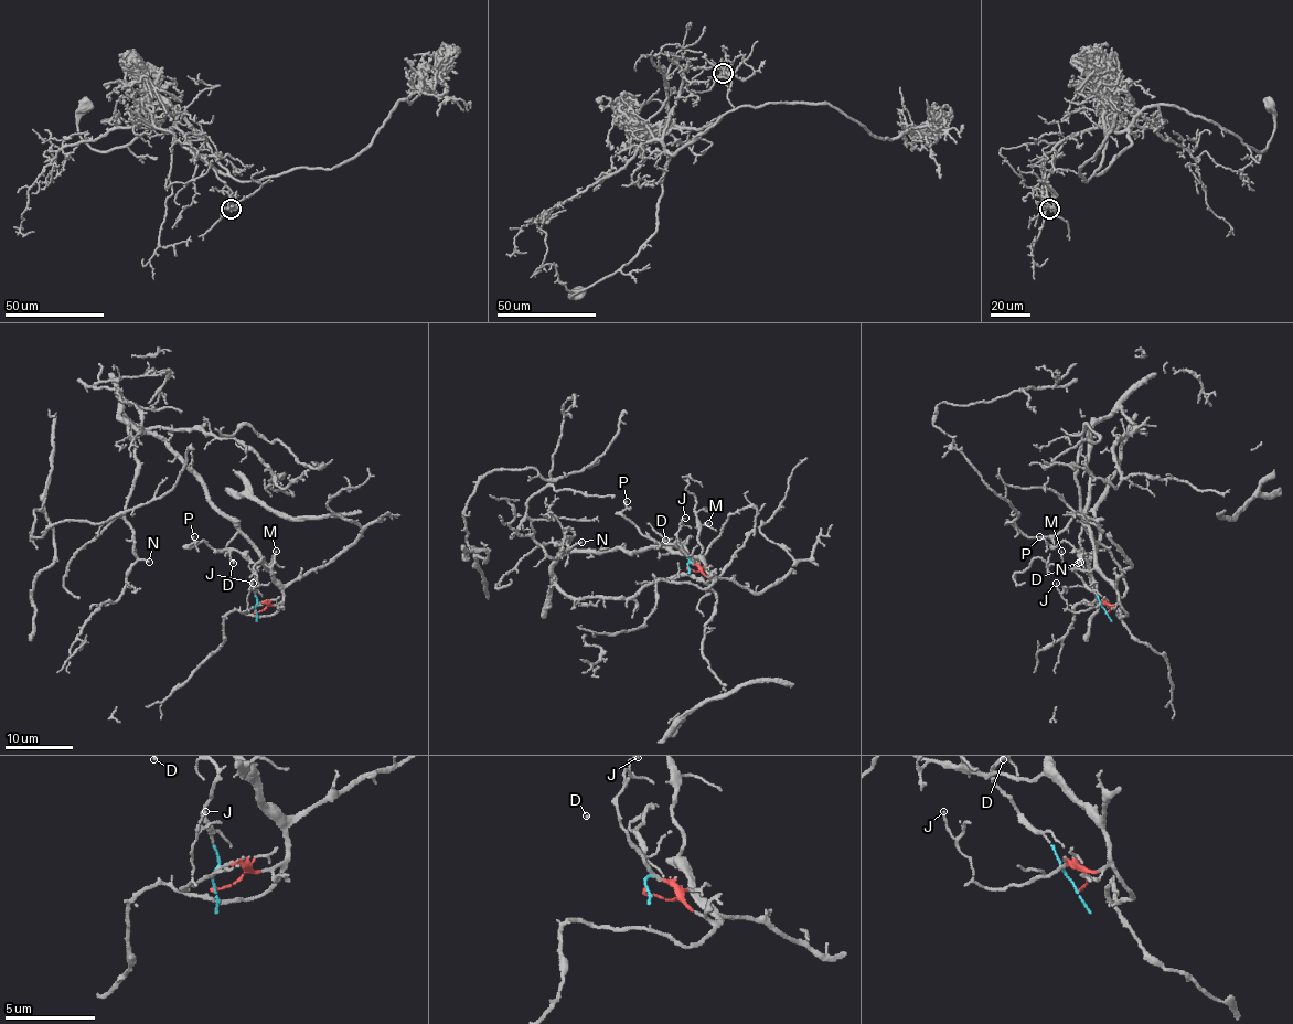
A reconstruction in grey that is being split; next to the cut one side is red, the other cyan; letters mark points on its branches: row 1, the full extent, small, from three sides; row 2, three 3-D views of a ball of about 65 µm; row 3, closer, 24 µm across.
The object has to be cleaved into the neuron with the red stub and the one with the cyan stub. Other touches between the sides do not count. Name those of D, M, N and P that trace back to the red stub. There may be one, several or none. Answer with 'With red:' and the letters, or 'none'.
With red: M, N

